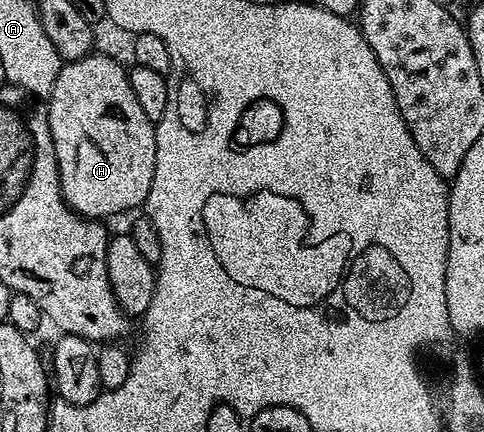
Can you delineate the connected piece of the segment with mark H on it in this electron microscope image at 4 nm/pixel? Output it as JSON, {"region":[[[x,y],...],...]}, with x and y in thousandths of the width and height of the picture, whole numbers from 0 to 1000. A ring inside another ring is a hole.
{"region":[[[186,123],[163,141],[128,153],[97,222],[97,255],[136,475],[174,505],[225,512],[231,498],[250,498],[281,479],[285,486],[298,472],[320,410],[324,299],[287,245],[260,157],[250,157],[225,127],[200,125]]]}

